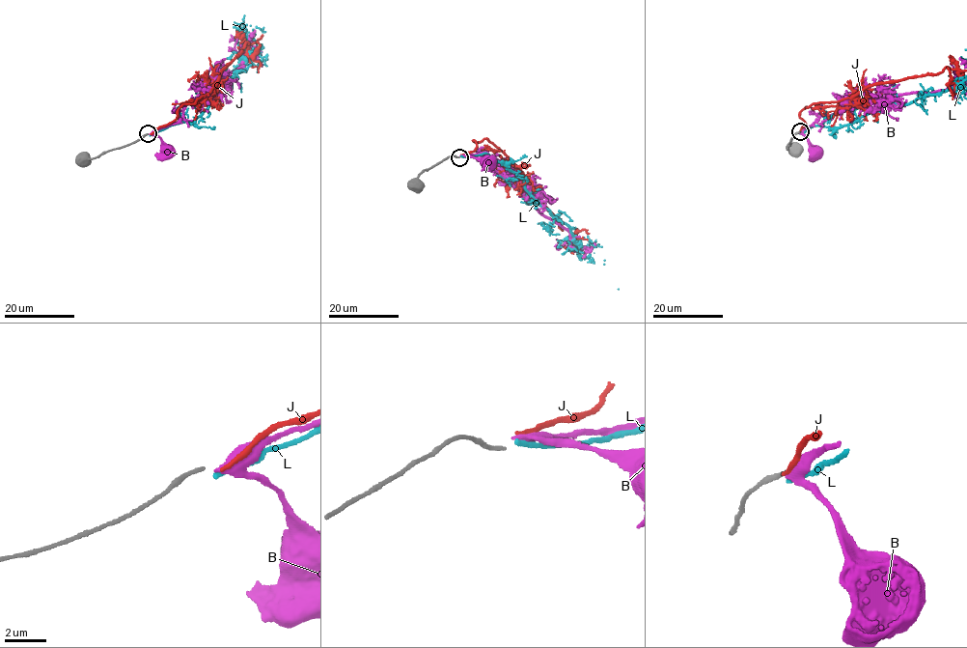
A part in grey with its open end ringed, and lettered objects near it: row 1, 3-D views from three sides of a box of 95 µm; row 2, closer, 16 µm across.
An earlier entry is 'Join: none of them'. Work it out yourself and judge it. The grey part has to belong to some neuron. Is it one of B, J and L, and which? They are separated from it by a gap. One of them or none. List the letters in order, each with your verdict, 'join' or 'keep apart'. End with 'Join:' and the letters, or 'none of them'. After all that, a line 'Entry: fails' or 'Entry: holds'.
B: keep apart
J: keep apart
L: keep apart
Join: none of them
Entry: holds

